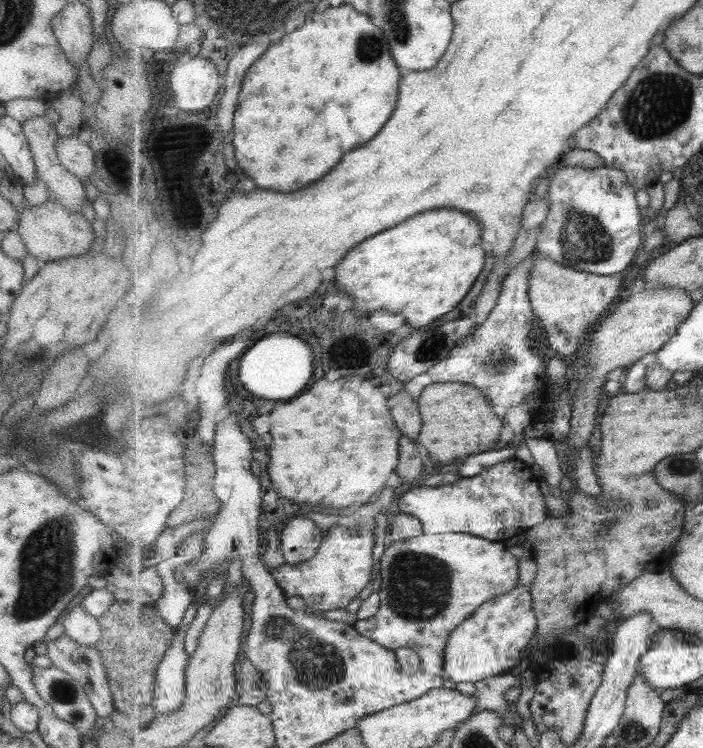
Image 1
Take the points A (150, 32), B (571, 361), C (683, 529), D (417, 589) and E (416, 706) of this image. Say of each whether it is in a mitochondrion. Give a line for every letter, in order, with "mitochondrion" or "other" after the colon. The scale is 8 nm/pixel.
A: other
B: other
C: other
D: mitochondrion
E: other

